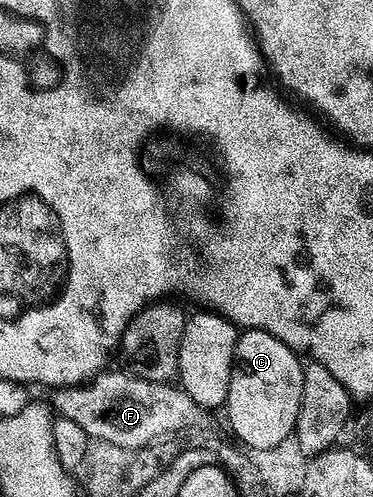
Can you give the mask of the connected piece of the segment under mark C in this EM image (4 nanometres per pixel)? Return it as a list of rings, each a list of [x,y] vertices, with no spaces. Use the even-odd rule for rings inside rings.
[[[264,328],[240,331],[225,413],[235,431],[234,439],[244,449],[269,450],[293,435],[301,410],[304,367],[300,353],[285,346],[281,338],[273,338]]]

